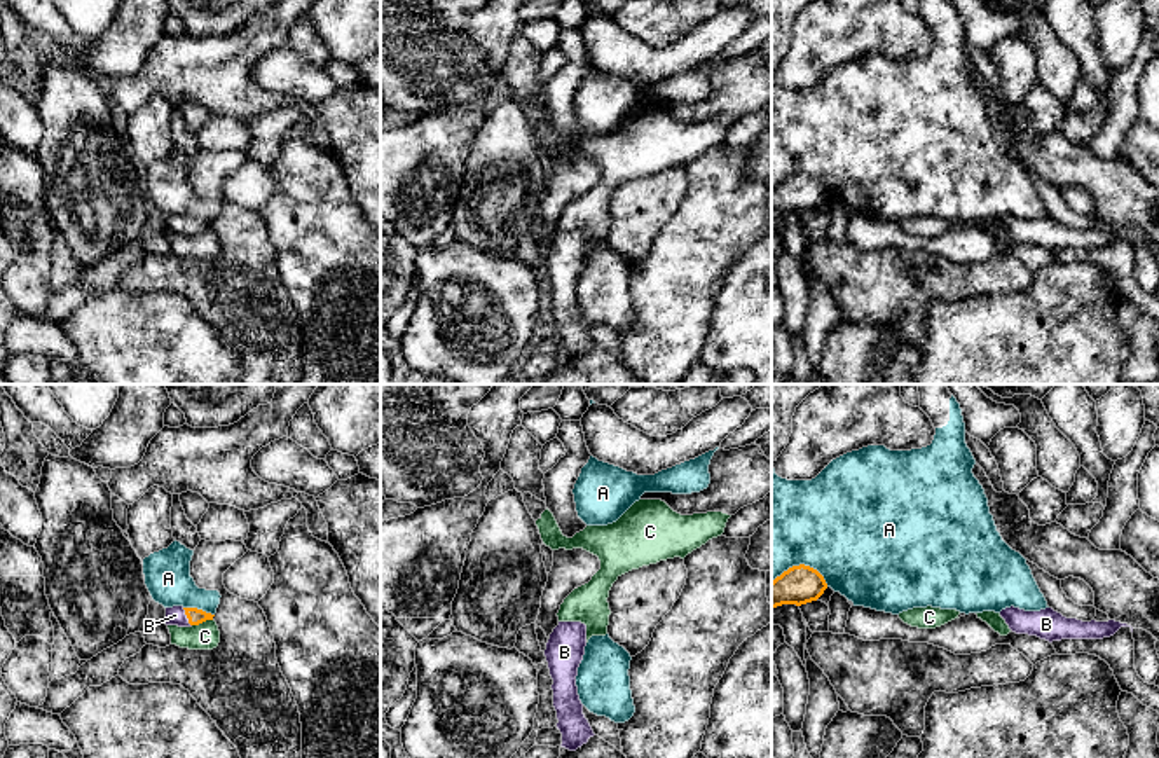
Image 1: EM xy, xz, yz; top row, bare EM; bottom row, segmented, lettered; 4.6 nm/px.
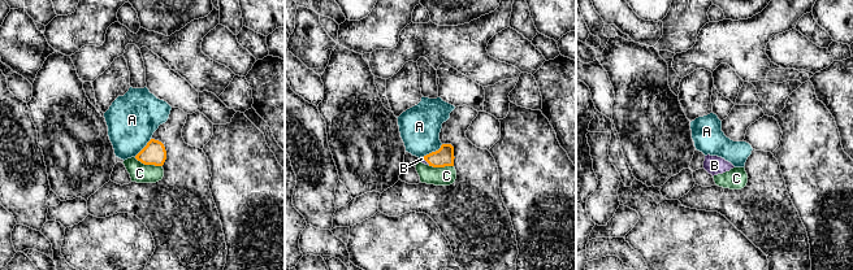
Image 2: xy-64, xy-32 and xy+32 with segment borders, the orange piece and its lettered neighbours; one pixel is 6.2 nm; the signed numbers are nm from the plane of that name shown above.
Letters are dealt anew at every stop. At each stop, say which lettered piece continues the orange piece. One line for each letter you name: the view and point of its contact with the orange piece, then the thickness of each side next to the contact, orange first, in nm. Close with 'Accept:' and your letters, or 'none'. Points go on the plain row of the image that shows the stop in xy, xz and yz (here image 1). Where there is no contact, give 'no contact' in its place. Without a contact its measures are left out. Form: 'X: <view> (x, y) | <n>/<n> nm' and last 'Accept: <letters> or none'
B: xy (187, 226) | 70/90 nm
Accept: B

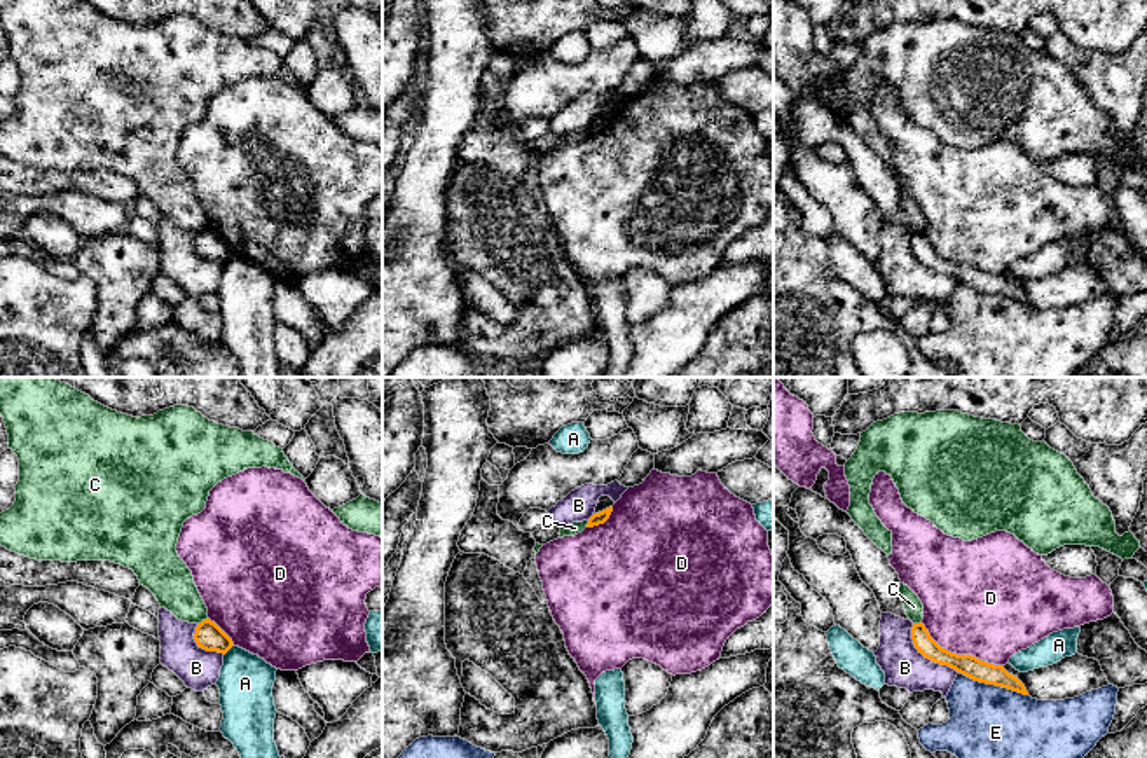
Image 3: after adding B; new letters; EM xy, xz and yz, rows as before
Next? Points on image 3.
Accept: none

